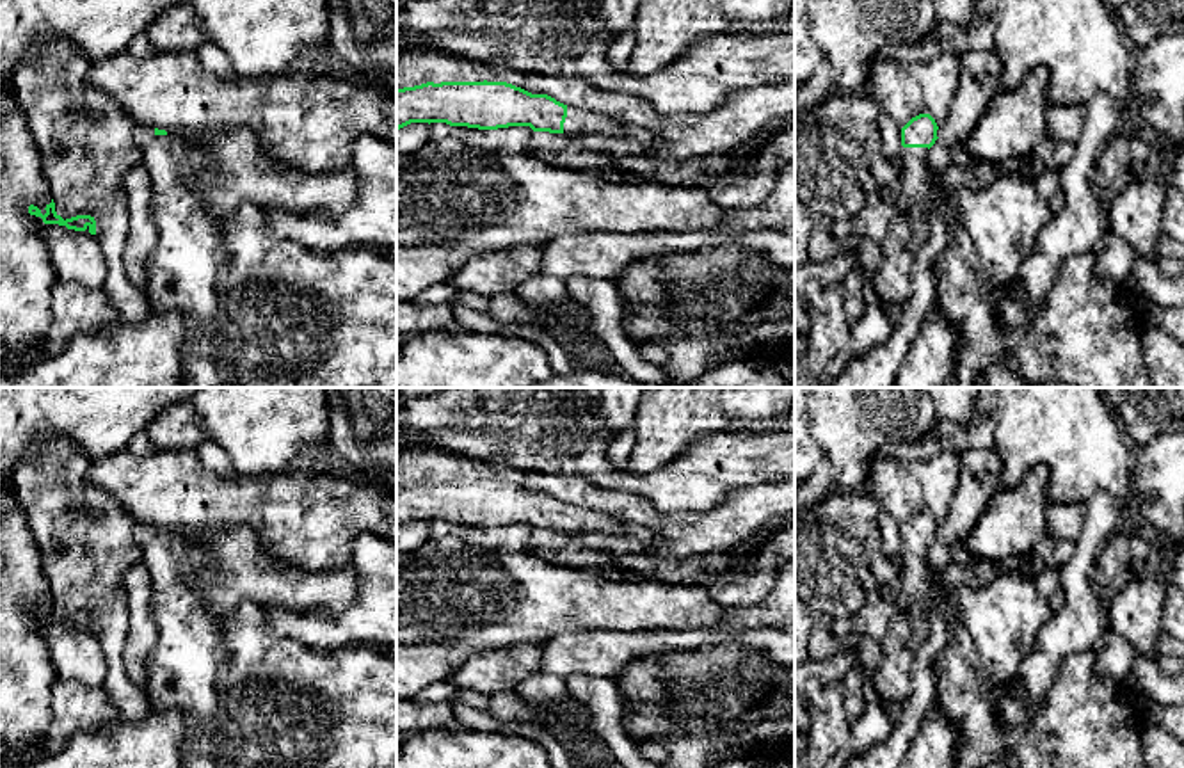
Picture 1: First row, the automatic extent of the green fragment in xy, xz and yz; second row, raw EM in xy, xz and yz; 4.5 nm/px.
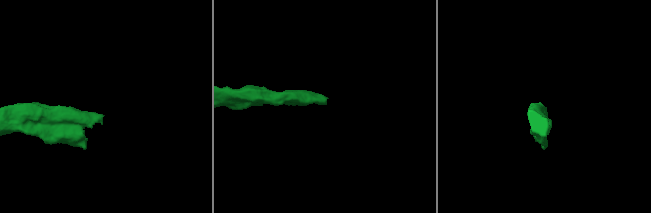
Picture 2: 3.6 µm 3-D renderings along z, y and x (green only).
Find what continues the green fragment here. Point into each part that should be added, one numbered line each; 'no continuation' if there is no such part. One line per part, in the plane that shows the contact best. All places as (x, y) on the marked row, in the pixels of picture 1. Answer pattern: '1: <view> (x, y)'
1: xz (578, 121)

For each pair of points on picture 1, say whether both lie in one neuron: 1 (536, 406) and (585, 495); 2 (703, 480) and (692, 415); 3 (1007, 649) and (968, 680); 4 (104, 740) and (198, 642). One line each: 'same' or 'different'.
1: different
2: different
3: different
4: different

